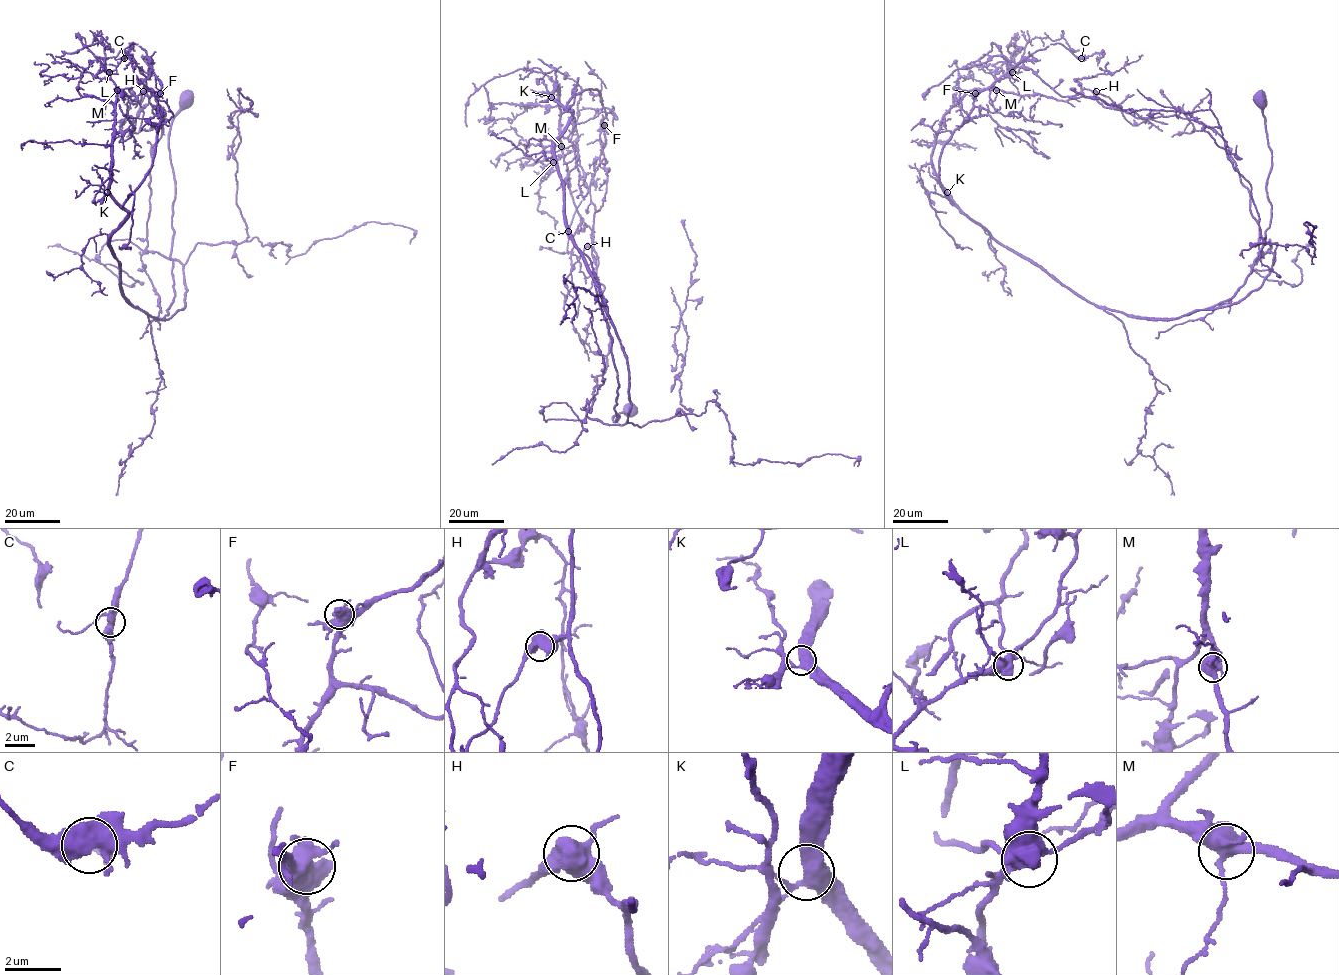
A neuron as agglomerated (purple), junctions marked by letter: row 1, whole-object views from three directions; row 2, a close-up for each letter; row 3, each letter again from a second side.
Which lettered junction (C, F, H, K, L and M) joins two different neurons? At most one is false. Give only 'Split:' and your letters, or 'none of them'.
Split: L

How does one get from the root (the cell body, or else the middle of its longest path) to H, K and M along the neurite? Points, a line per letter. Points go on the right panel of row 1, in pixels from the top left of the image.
H: (1261, 98), (1260, 254), (1232, 297), (1135, 317), (1147, 319), (1236, 304), (1275, 257), (1217, 133), (1096, 91)
K: (1261, 98), (1271, 152), (1261, 253), (1232, 297), (1187, 315), (1100, 308), (1000, 244), (947, 192)
M: (1261, 98), (1260, 254), (1232, 297), (1150, 318), (1077, 296), (942, 185), (942, 117), (996, 90)

